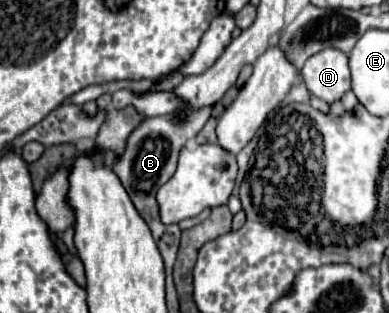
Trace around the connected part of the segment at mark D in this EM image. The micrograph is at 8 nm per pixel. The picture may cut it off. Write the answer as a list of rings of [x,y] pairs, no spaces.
[[[327,48],[311,56],[301,74],[309,92],[325,102],[339,102],[343,94],[351,90],[347,56],[335,48]]]

